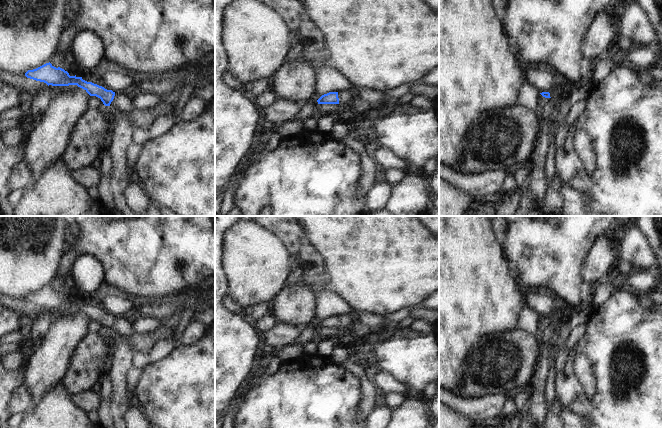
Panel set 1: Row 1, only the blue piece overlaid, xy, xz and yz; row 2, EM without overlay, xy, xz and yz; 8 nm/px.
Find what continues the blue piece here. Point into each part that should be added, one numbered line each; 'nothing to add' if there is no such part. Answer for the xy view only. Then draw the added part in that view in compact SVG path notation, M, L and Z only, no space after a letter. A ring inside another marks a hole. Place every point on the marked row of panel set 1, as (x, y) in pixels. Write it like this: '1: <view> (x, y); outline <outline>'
1: xy (122, 101); outline M116 92L110 107L116 108L117 110L126 114L132 112L132 93L130 92Z

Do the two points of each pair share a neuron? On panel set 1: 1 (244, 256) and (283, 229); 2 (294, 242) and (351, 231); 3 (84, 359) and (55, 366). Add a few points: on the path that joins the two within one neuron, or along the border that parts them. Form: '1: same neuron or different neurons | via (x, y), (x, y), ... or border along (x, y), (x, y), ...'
1: different neurons | border along (262, 226), (269, 229), (290, 253)
2: different neurons | border along (300, 226), (308, 242), (321, 258)
3: different neurons | border along (79, 342), (70, 359), (66, 373), (59, 382)

